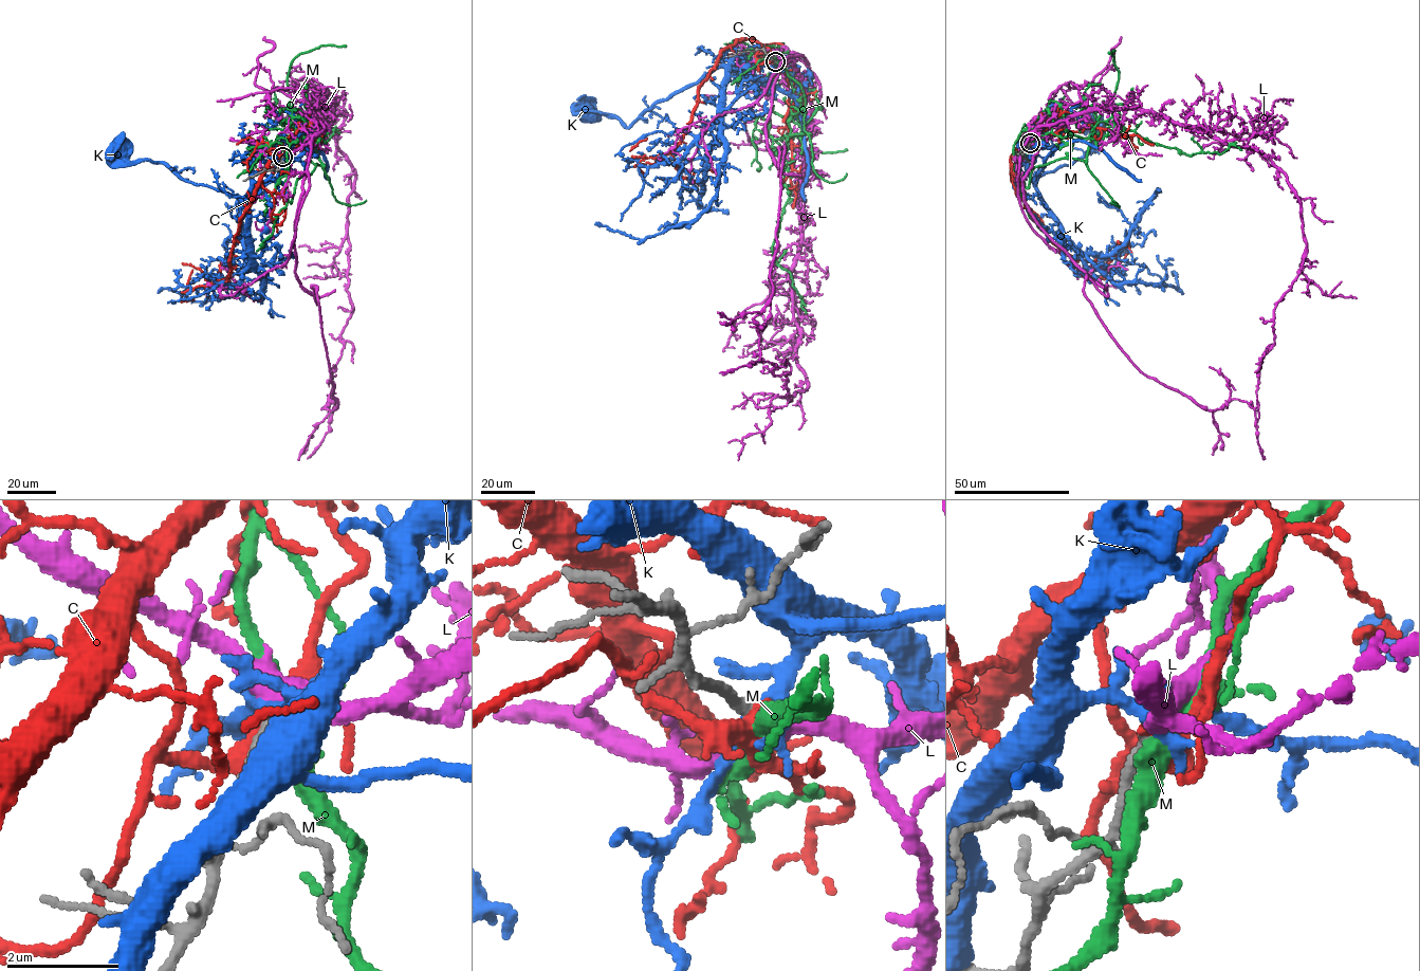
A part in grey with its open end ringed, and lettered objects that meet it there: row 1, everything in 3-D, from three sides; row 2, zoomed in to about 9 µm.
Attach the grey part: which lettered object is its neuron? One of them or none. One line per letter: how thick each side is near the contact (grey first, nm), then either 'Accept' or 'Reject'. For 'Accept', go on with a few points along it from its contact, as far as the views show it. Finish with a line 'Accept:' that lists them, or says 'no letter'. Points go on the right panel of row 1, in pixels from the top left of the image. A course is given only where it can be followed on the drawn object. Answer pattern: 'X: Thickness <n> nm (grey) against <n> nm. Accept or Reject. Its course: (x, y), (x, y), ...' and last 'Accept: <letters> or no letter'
C: Thickness 280 nm (grey) against 320 nm. Reject
K: Thickness 260 nm (grey) against 200 nm. Reject
L: Thickness 240 nm (grey) against 440 nm. Accept. Its course: (1030, 143), (1071, 117), (1024, 200), (1106, 290), (1086, 275), (1110, 336), (1206, 409), (1246, 401), (1264, 459)
M: Thickness 240 nm (grey) against 380 nm. Reject
Accept: L

